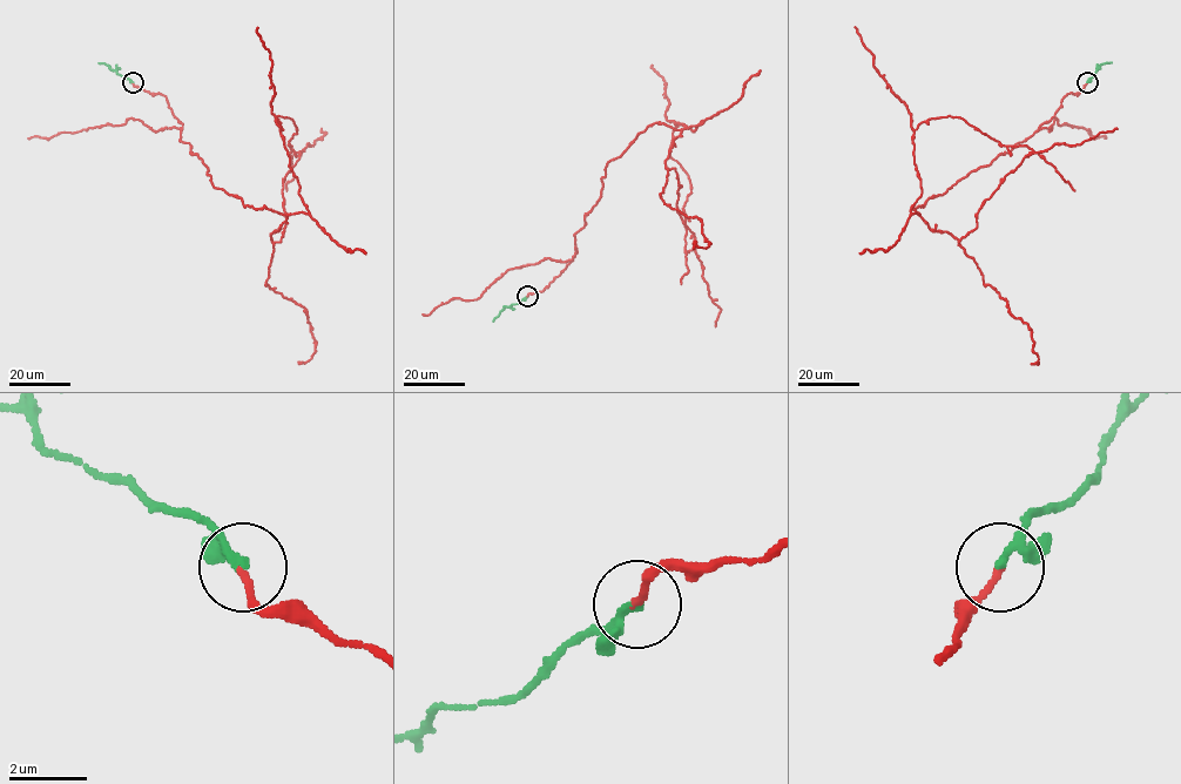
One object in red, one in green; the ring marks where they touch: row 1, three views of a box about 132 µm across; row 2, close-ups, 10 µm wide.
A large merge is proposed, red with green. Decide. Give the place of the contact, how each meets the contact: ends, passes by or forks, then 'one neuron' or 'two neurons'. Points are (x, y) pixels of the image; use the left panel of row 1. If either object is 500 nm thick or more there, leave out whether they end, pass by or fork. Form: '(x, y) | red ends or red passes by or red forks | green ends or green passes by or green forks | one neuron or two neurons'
(133, 82) | red ends | green passes by | one neuron

